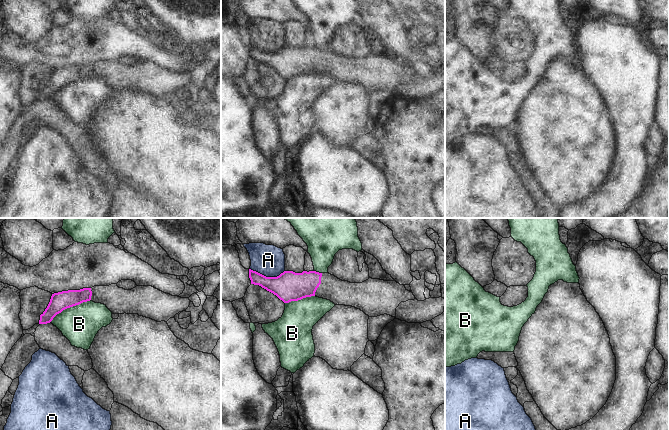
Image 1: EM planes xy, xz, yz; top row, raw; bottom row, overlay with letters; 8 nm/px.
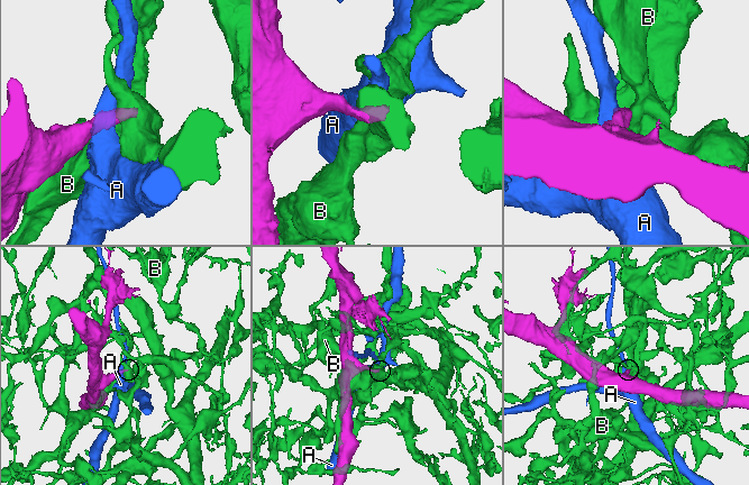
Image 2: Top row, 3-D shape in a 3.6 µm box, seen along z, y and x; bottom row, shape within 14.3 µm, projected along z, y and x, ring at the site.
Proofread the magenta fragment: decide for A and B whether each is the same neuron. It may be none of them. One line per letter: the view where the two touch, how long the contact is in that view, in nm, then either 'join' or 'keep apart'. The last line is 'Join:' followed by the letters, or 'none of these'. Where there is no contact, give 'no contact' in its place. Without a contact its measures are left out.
A: xz | 280 nm | keep apart
B: xy | 380 nm | keep apart
Join: none of these

